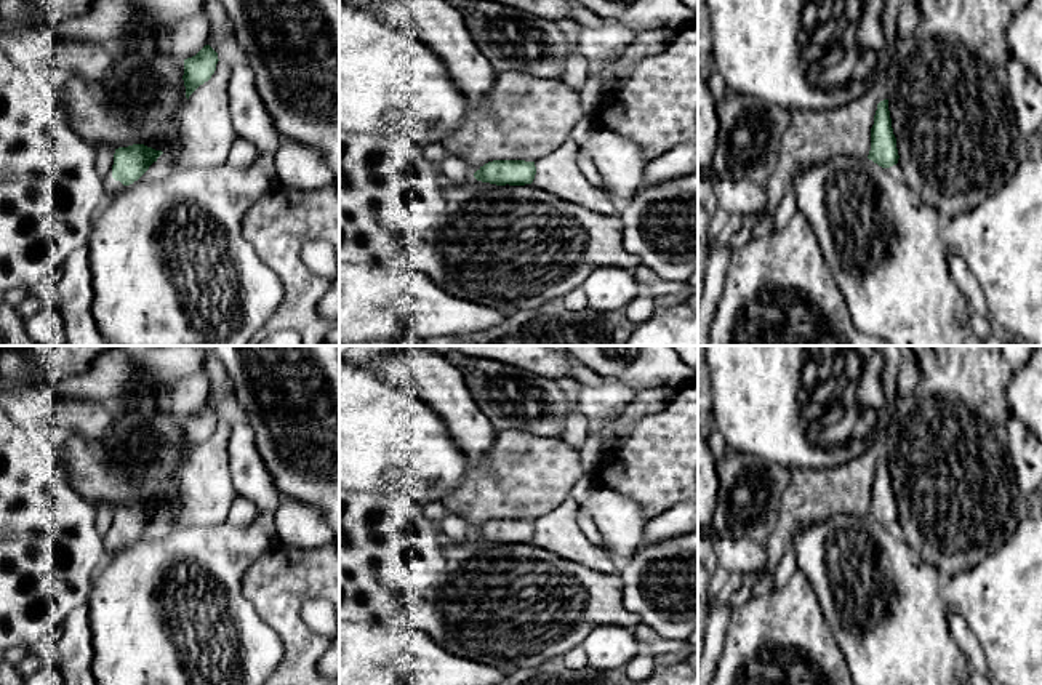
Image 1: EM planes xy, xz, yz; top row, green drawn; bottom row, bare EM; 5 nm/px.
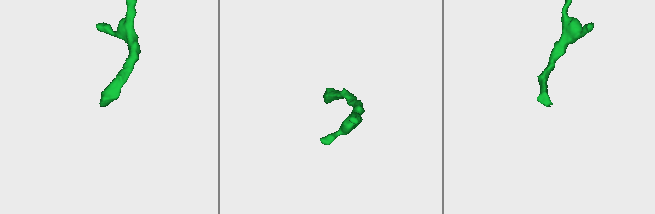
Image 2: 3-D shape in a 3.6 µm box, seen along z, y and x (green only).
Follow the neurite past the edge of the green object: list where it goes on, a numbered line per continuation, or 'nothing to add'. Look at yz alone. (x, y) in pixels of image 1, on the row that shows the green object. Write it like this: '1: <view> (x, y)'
1: yz (895, 172)

